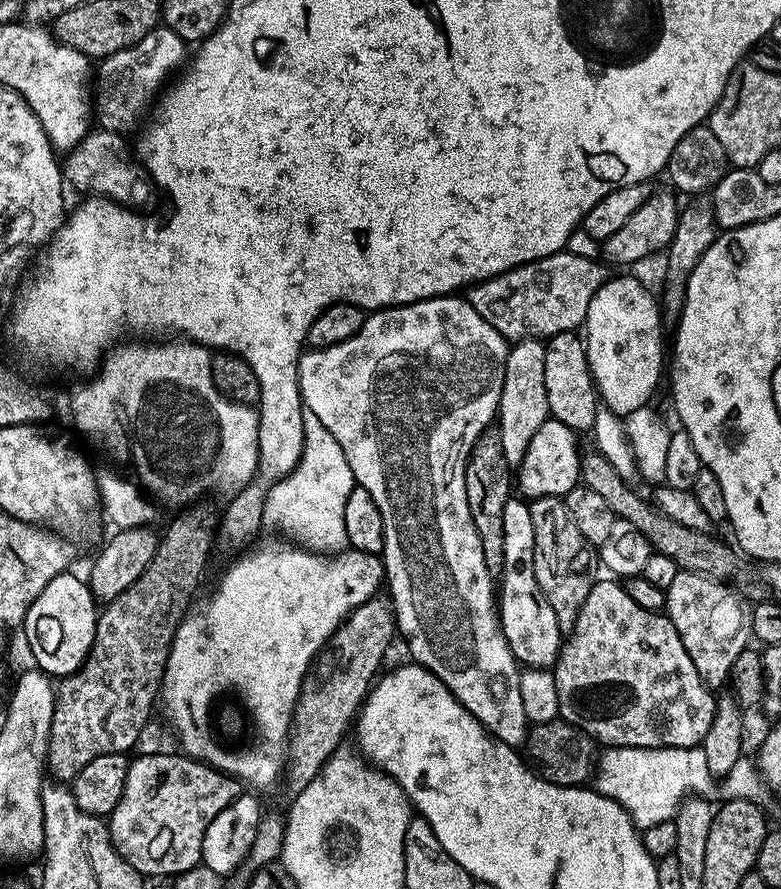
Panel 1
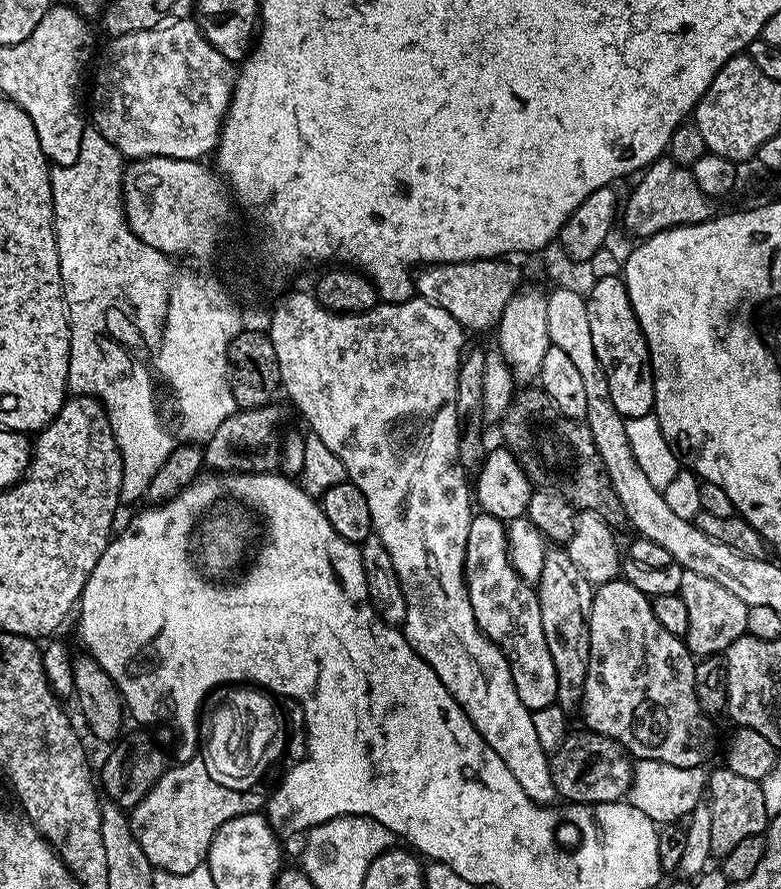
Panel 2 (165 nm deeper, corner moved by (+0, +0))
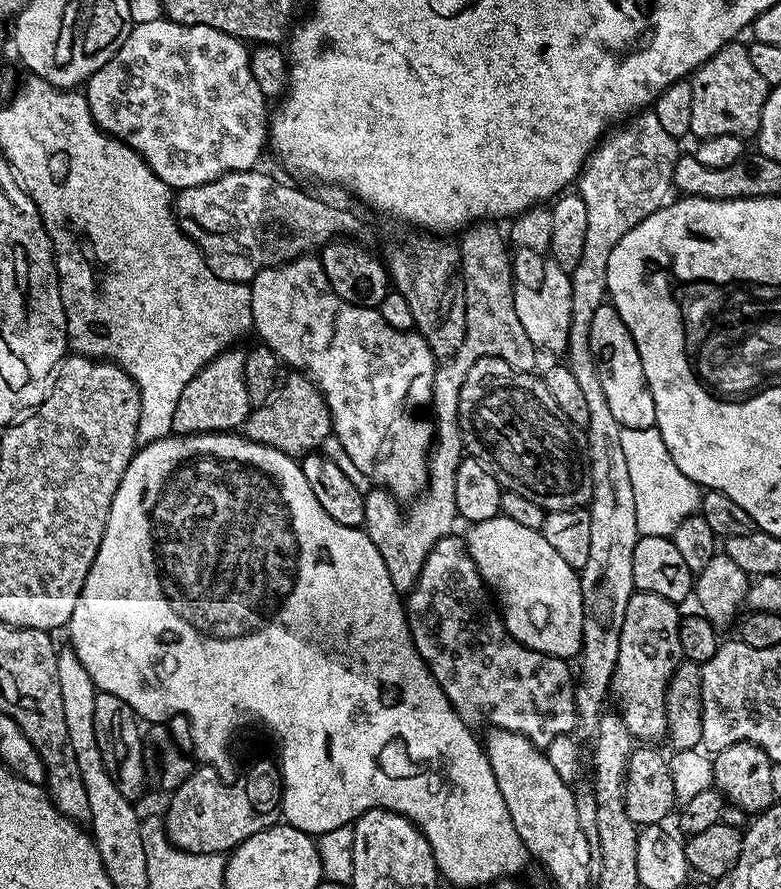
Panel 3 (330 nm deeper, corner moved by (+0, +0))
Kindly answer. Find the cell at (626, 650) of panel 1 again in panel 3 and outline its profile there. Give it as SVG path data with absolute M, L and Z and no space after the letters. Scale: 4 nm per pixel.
M639 590L633 591L630 602L626 602L626 618L622 622L622 638L618 650L618 662L612 675L610 689L611 699L616 699L615 711L626 722L630 734L640 742L660 742L668 734L666 718L666 694L668 683L676 667L684 660L684 651L680 645L680 621L682 619L677 605L666 598L658 598L658 594L650 594Z

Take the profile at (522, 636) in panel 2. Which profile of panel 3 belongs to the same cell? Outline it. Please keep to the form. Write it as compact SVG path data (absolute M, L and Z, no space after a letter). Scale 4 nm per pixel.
M458 536L440 537L422 566L418 582L407 593L408 629L414 646L465 723L477 726L485 716L492 728L517 732L537 748L547 749L554 738L569 735L573 731L572 727L578 724L573 669L572 672L568 669L569 661L530 650L508 633L503 615L490 599L489 589L470 558L467 543L461 537L459 540Z

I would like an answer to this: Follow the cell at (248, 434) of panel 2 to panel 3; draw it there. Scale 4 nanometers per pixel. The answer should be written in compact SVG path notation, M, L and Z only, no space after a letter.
M300 370L285 375L281 385L264 404L253 407L242 429L246 440L253 440L262 446L282 450L282 454L303 458L309 452L323 449L326 438L332 435L332 419L323 394L312 377Z

